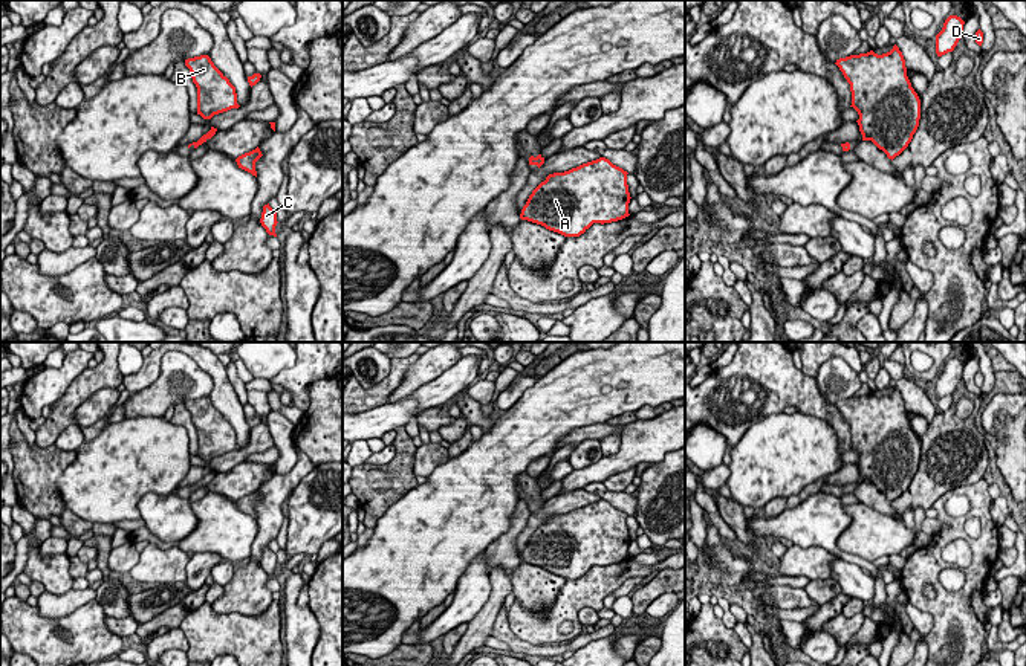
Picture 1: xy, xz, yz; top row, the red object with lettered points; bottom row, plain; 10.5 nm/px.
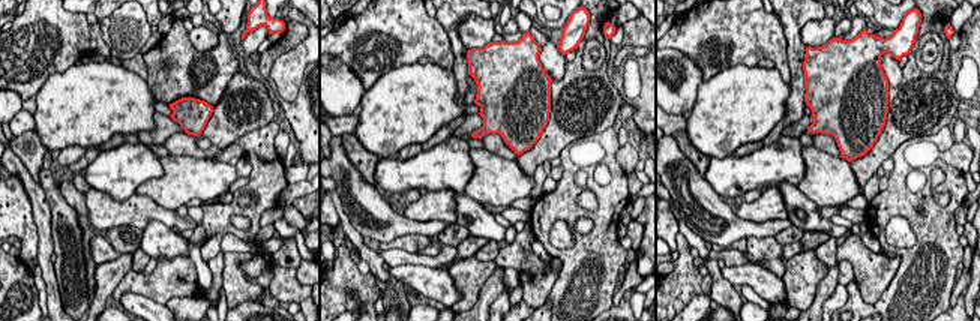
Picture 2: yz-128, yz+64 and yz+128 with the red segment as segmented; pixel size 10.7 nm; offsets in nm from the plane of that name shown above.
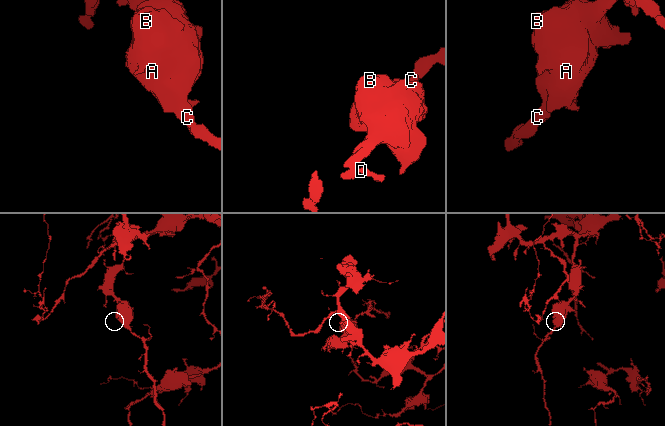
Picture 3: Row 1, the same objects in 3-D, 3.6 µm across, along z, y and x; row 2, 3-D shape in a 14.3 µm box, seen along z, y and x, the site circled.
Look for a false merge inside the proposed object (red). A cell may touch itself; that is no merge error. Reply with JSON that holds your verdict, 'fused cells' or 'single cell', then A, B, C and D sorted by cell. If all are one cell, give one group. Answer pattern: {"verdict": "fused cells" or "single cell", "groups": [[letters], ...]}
{"verdict": "single cell", "groups": [["A", "B", "C", "D"]]}

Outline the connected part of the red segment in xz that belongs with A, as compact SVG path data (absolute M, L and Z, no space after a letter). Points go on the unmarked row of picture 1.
M606 500L549 516L529 538L520 561L564 579L580 579L593 565L622 562L630 558L627 516Z

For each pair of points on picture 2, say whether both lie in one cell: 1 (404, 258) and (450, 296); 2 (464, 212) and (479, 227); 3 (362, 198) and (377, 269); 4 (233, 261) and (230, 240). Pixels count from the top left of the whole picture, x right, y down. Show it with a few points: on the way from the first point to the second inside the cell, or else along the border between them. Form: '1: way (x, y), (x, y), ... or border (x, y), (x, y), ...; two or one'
1: border (438, 266), (398, 264), (392, 267); two
2: way (468, 213), (477, 222); one
3: border (342, 207), (348, 222), (363, 236); two
4: border (257, 254), (227, 252), (224, 255), (222, 285); two

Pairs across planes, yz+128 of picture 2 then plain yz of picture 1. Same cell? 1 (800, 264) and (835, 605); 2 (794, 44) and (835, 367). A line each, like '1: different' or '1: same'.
1: different
2: different

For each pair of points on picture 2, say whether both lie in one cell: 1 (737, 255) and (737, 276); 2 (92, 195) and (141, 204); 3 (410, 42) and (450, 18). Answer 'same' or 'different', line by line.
1: different
2: same
3: different

